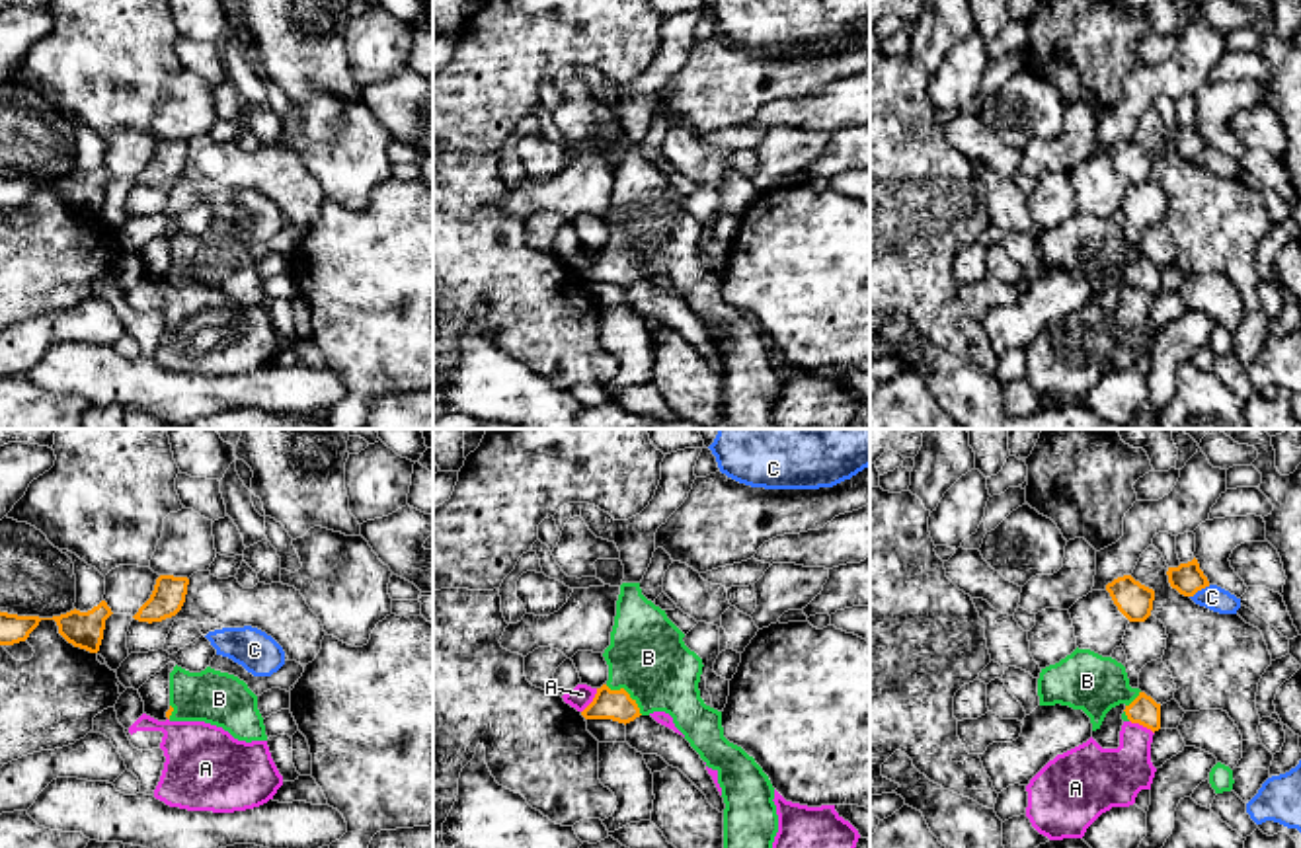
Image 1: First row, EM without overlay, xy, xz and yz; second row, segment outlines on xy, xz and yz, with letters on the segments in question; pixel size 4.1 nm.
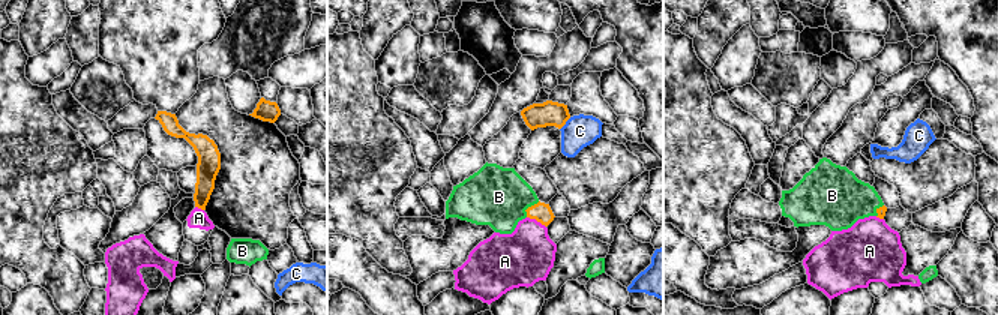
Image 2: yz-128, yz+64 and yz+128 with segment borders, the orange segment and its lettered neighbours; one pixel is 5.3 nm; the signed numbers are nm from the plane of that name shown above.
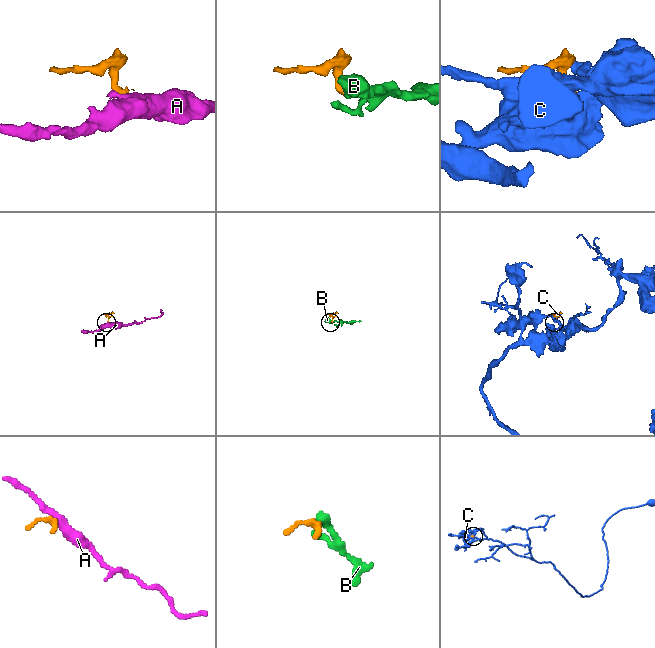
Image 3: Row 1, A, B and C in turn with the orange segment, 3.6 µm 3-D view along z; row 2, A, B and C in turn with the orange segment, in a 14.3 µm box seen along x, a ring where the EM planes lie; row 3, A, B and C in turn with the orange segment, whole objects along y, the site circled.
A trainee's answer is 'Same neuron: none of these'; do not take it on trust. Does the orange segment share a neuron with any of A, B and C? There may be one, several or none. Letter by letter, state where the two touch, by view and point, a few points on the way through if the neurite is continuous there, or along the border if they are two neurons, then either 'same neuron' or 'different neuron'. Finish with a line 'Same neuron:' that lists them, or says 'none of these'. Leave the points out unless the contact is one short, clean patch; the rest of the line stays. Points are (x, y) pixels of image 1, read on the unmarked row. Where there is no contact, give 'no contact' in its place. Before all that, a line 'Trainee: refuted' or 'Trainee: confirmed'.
Trainee: refuted
A: meets orange in yz at (1142, 287); border along yz (1130, 283), (1153, 297); different neuron
B: meets orange in xz at (627, 256); runs through xz (607, 268), (627, 256), (648, 234), (648, 221); same neuron
C: meets orange in yz at (1200, 153); border along yz (1210, 149), (1190, 160); different neuron
Same neuron: B

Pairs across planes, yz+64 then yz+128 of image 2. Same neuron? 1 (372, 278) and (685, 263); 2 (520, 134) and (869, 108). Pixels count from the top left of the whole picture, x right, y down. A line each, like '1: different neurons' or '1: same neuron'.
1: same neuron
2: same neuron

